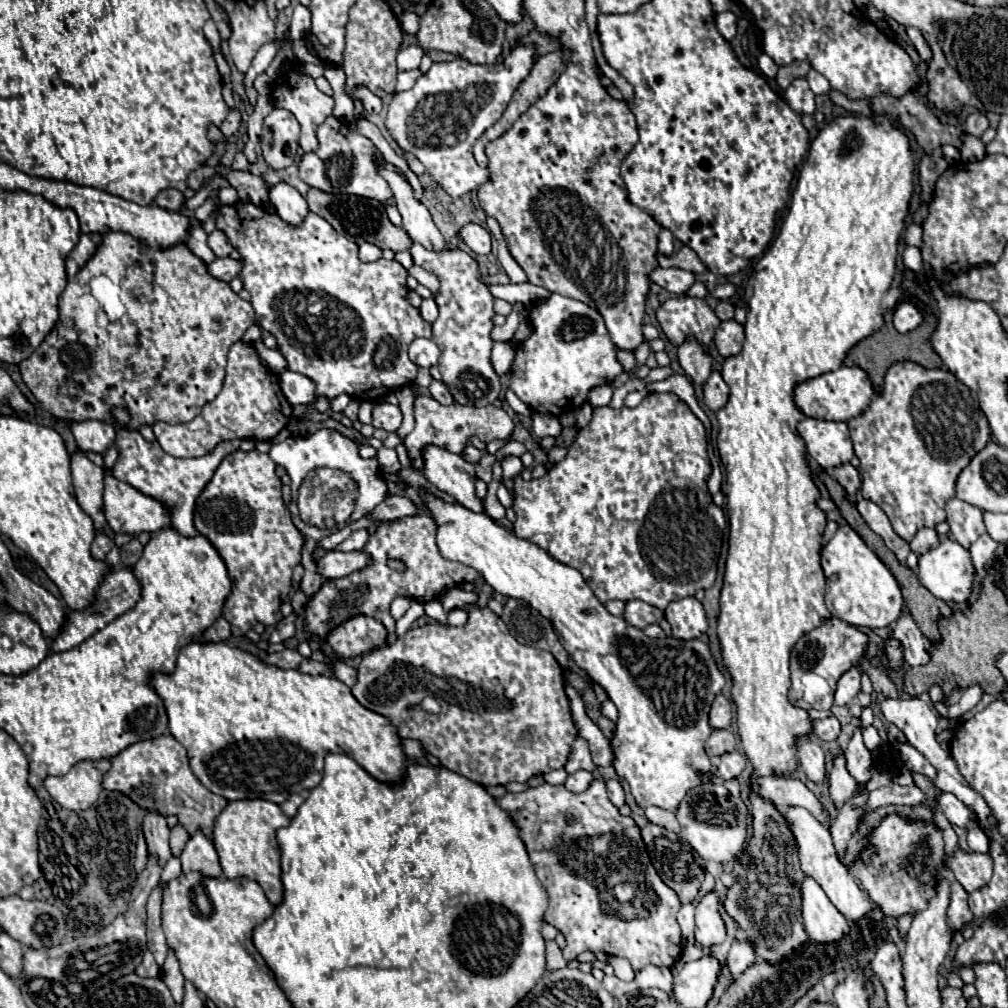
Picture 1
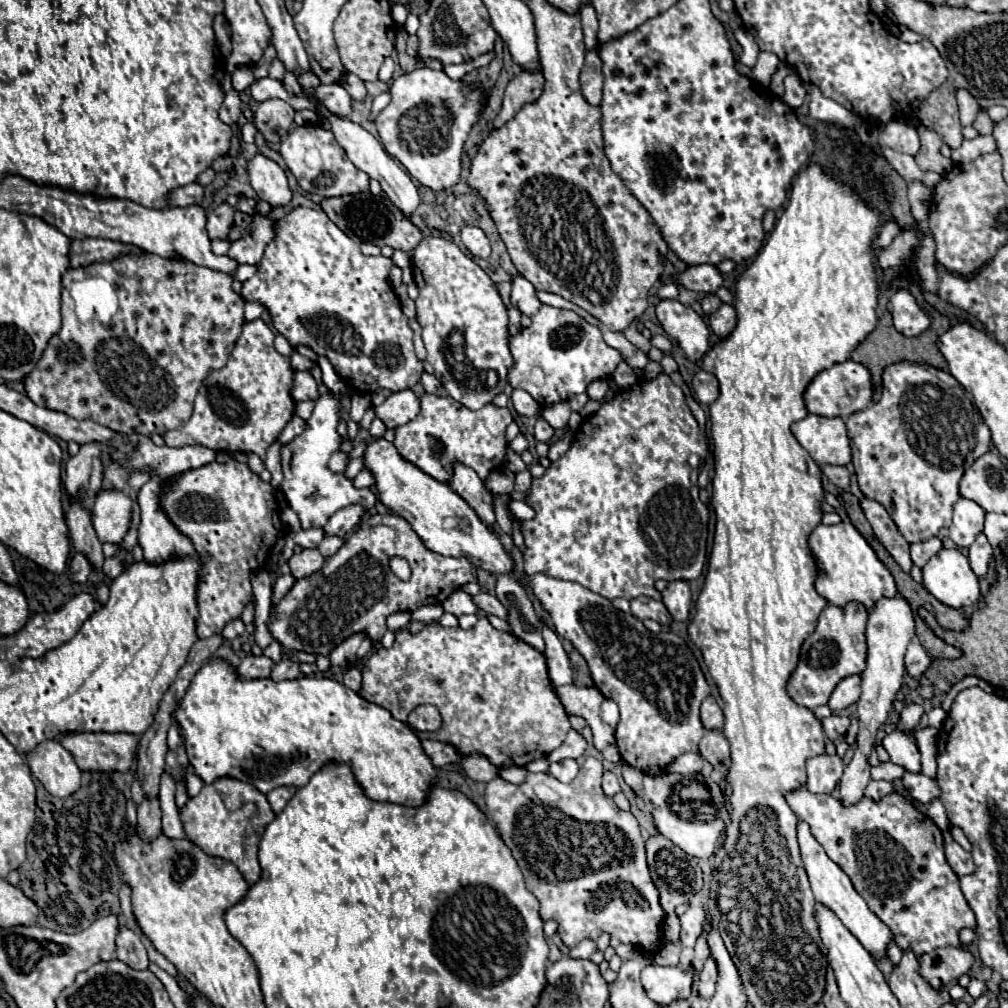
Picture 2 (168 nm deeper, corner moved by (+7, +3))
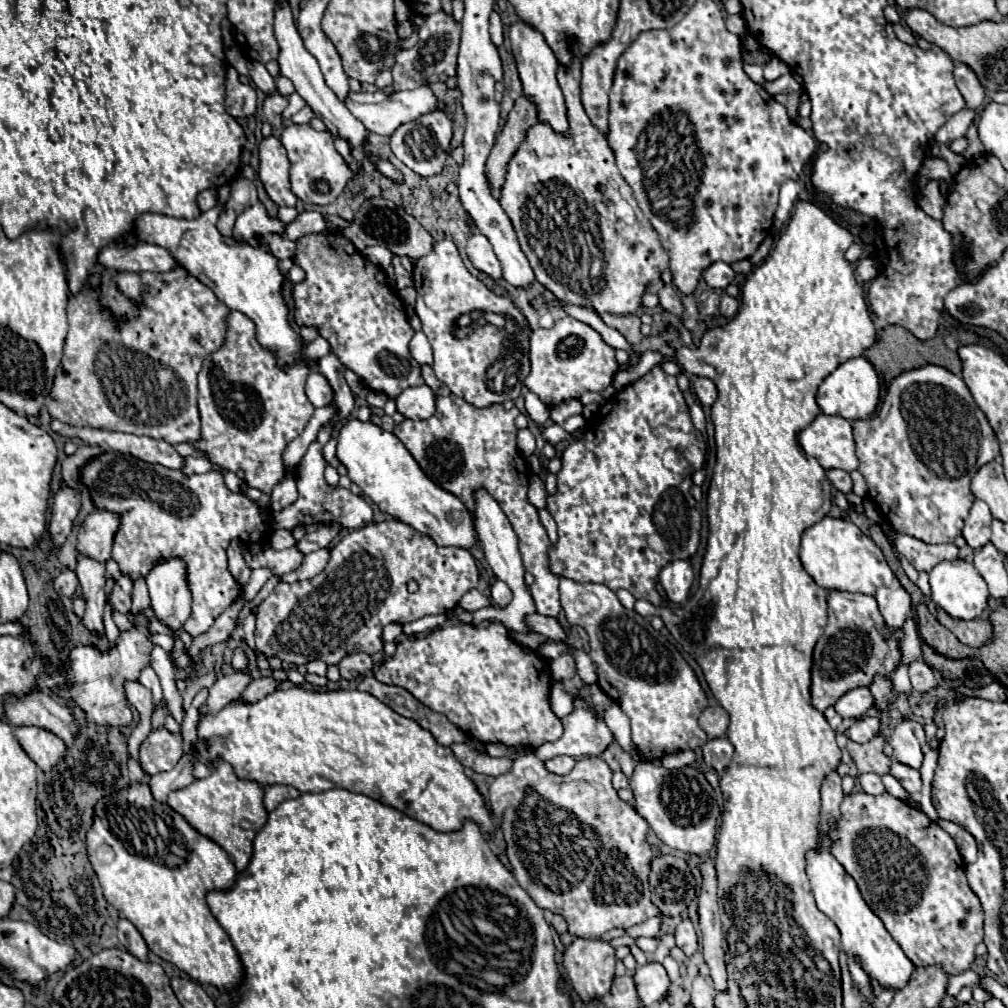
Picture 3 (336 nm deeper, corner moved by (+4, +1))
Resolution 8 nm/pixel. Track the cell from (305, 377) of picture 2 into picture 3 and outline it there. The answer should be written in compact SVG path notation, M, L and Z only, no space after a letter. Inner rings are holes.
M310 372L308 374L308 380L306 380L306 396L308 396L308 400L316 408L328 406L334 400L334 392L332 392L328 380L320 372Z

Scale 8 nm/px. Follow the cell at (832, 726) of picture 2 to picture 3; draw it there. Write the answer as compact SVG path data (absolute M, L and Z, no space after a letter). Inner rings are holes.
M868 716L864 720L856 720L846 732L846 736L854 742L868 742L876 734L880 734L880 718L868 718Z

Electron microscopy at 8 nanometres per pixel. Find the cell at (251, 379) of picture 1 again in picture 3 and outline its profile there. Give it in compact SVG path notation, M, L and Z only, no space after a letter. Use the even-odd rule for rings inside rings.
M230 312L226 318L226 338L224 344L206 356L204 366L198 374L198 406L202 416L202 440L194 442L196 448L210 454L214 464L220 464L232 472L244 470L244 482L250 488L256 488L264 494L270 494L274 486L286 476L286 468L282 462L284 448L302 434L308 420L314 414L314 406L304 394L304 384L308 376L308 368L298 364L288 370L280 370L276 366L276 358L266 352L256 336L254 336L254 322L244 316L242 312Z

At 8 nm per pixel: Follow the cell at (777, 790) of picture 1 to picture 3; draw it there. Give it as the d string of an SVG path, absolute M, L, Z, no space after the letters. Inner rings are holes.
M866 792L850 794L840 806L842 818L832 832L832 856L856 880L862 898L872 912L884 922L886 930L900 944L904 954L916 966L938 964L948 976L966 972L976 960L974 948L982 942L984 912L978 896L966 884L964 860L958 852L954 838L932 822L922 810L910 808L888 792L870 796Z

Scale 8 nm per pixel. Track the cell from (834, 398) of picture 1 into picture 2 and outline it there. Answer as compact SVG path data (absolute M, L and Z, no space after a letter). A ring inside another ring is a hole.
M845 360L841 364L835 364L823 372L819 372L813 382L805 390L805 406L809 414L827 416L827 418L847 418L853 412L859 412L867 408L871 400L871 376L863 364L857 364L853 360Z

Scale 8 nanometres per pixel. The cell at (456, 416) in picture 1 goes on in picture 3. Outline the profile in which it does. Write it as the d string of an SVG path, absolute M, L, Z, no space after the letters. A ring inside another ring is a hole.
M450 394L436 398L436 414L428 420L404 420L394 426L394 434L402 440L402 444L410 450L414 460L420 464L424 474L454 494L464 502L464 506L474 514L476 490L484 488L508 516L514 526L514 532L520 538L520 554L526 566L526 572L534 576L534 584L530 588L532 598L536 602L536 612L544 616L560 614L560 594L558 582L560 578L546 568L550 540L538 518L538 510L528 502L528 482L530 482L530 466L520 454L516 446L516 426L514 418L520 410L514 406L504 410L502 404L492 404L486 408L476 408L470 402Z

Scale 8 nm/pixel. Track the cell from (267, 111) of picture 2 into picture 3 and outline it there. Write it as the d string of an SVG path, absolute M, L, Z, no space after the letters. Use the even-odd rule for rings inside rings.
M270 94L270 96L266 96L266 100L264 100L264 106L262 106L262 110L264 110L264 118L276 128L276 126L280 126L282 124L282 110L288 106L288 100L284 98L284 96L280 96L280 94Z

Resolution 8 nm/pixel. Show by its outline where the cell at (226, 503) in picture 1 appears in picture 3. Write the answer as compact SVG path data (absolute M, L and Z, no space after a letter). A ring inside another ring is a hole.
M104 450L102 454L90 458L84 466L80 466L80 482L90 490L92 504L98 510L118 512L120 526L114 534L112 560L120 566L120 572L128 576L132 582L138 578L146 578L146 572L150 572L150 568L154 568L158 560L186 560L186 582L190 584L192 592L192 614L186 620L184 630L190 636L206 632L214 624L214 620L240 596L240 586L228 572L226 562L226 548L230 540L238 538L244 544L264 546L270 542L272 536L270 516L262 512L260 506L244 494L228 490L228 486L224 484L224 476L220 472L186 476L180 470L170 470L160 464L146 464L134 456L122 456L120 452Z

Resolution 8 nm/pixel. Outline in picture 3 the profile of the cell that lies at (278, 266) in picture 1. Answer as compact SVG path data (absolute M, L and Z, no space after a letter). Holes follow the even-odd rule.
M332 232L302 236L296 248L296 264L302 266L306 272L306 280L296 284L292 290L294 318L300 326L316 326L320 336L330 342L330 348L340 358L340 362L350 368L374 392L382 392L388 398L396 398L402 390L424 384L420 364L408 352L408 342L412 340L414 330L406 320L404 304L398 298L396 290L388 286L388 280L378 266L362 258L358 250L340 234Z

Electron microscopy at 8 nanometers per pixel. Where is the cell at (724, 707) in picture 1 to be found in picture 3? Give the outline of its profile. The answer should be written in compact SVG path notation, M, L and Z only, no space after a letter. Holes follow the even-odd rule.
M708 706L700 714L700 728L708 734L708 738L724 738L728 730L728 714L722 706Z

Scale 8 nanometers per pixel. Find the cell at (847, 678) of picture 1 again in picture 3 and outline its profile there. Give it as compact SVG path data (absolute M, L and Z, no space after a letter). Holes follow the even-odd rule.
M856 688L846 692L838 702L836 702L836 712L842 718L862 718L870 708L874 706L874 696L870 696L868 688Z

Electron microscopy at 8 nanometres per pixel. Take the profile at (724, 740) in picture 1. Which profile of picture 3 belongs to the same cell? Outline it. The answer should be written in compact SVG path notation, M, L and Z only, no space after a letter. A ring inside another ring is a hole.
M716 738L716 740L708 740L702 746L702 754L704 754L706 766L714 768L722 776L724 770L728 768L728 764L730 764L730 760L732 760L734 746L730 744L728 738Z

